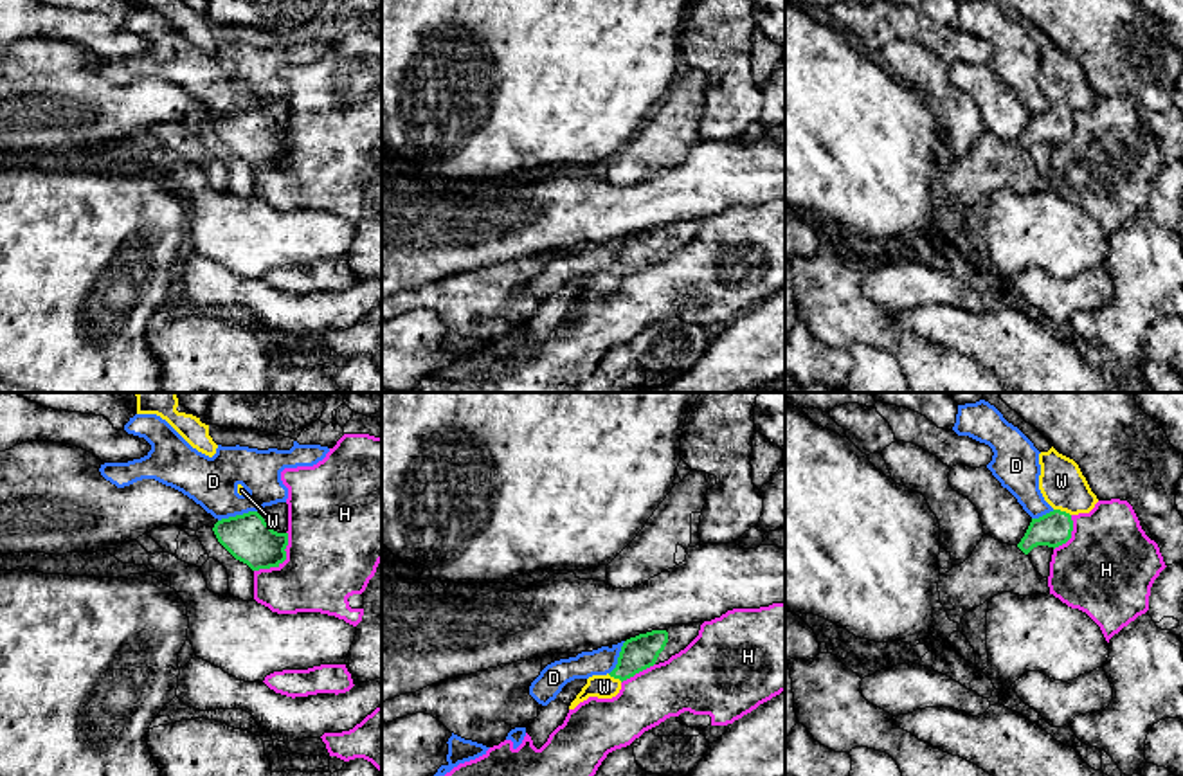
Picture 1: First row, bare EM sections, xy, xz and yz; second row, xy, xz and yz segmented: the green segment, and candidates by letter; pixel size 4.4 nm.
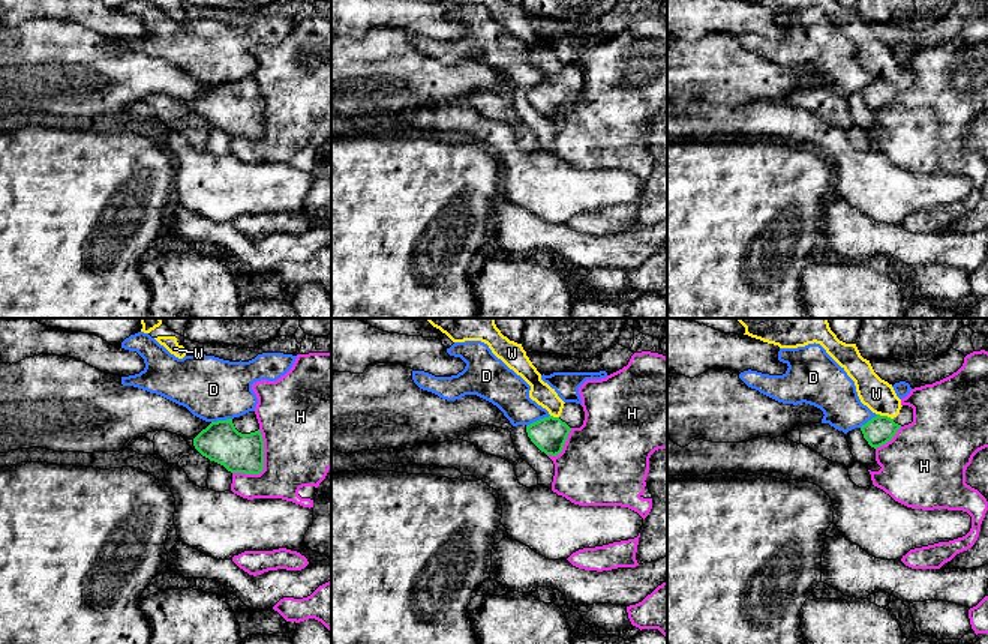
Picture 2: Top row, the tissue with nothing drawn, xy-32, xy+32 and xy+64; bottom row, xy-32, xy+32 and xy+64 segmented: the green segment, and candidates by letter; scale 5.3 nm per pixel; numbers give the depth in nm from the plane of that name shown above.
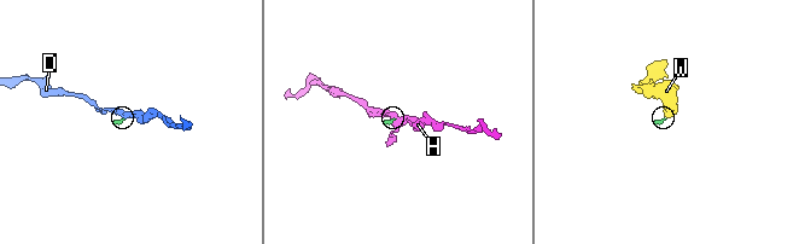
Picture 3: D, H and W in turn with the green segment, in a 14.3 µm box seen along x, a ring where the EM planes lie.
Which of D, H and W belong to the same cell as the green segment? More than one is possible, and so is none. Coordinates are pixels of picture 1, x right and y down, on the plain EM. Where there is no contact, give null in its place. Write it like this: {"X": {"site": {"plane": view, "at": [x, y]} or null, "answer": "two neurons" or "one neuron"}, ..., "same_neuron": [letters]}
{"D": {"site": {"plane": "xy", "at": [236, 112]}, "answer": "two neurons"}, "H": {"site": {"plane": "xy", "at": [283, 157]}, "answer": "two neurons"}, "W": {"site": {"plane": "yz", "at": [1063, 108]}, "answer": "one neuron"}, "same_neuron": ["W"]}

